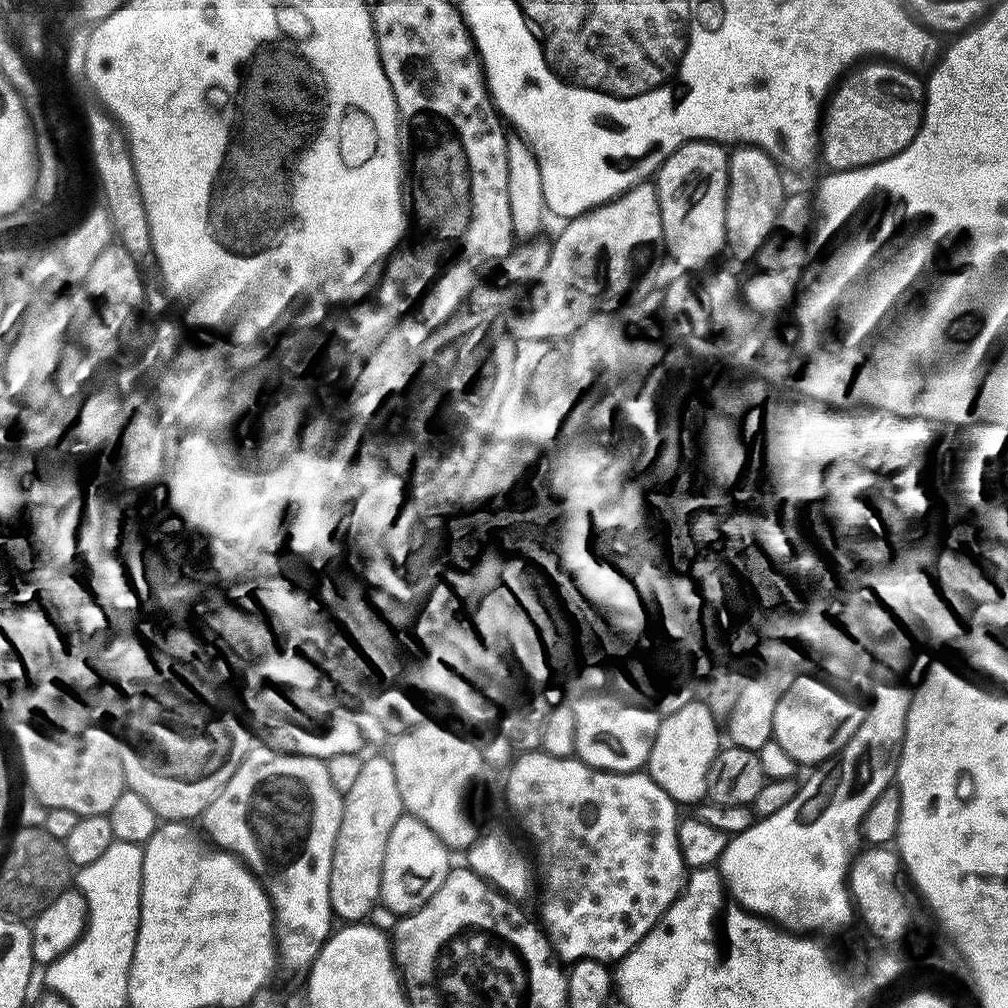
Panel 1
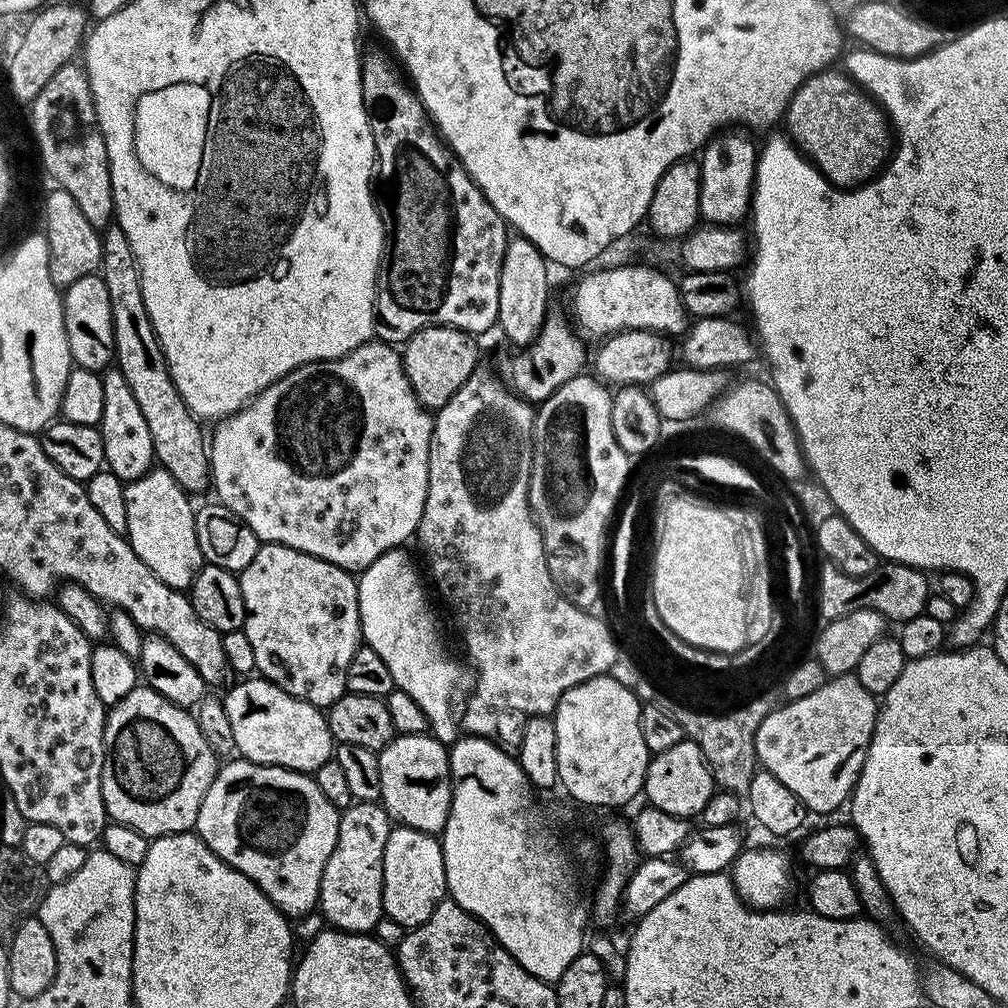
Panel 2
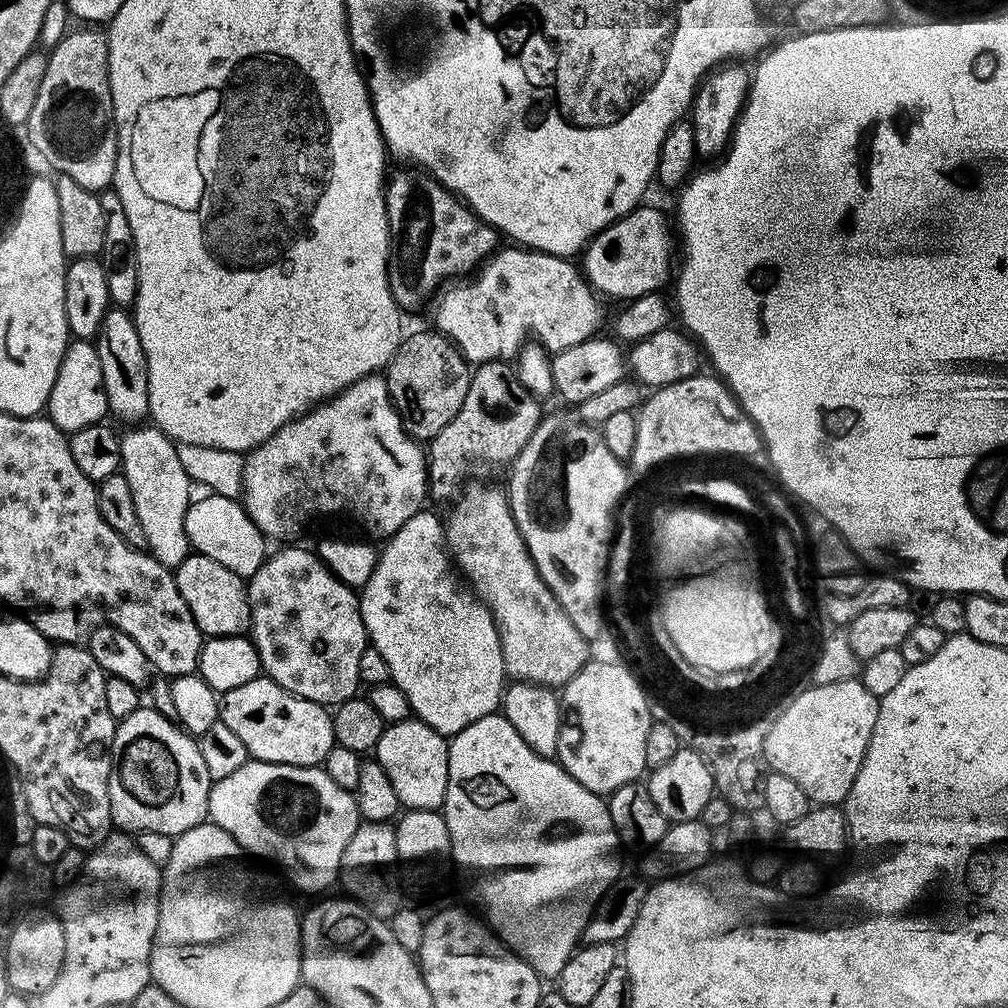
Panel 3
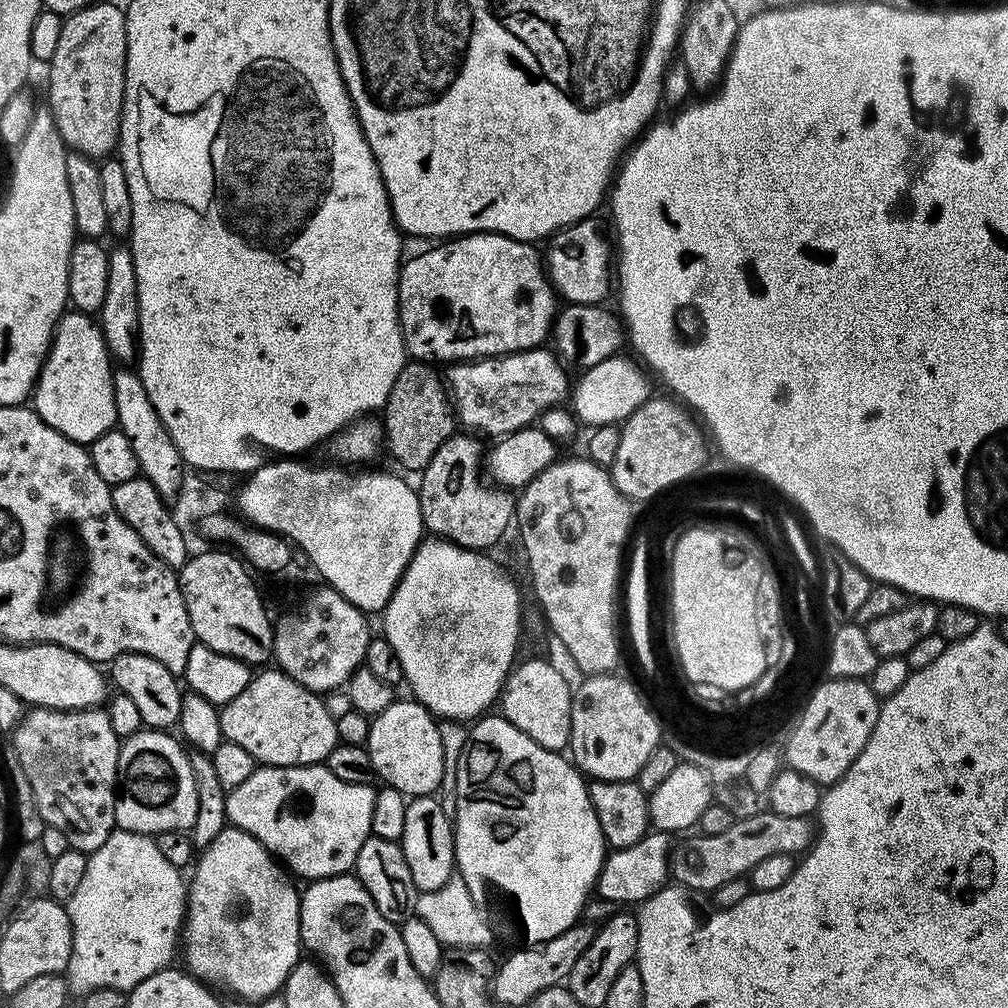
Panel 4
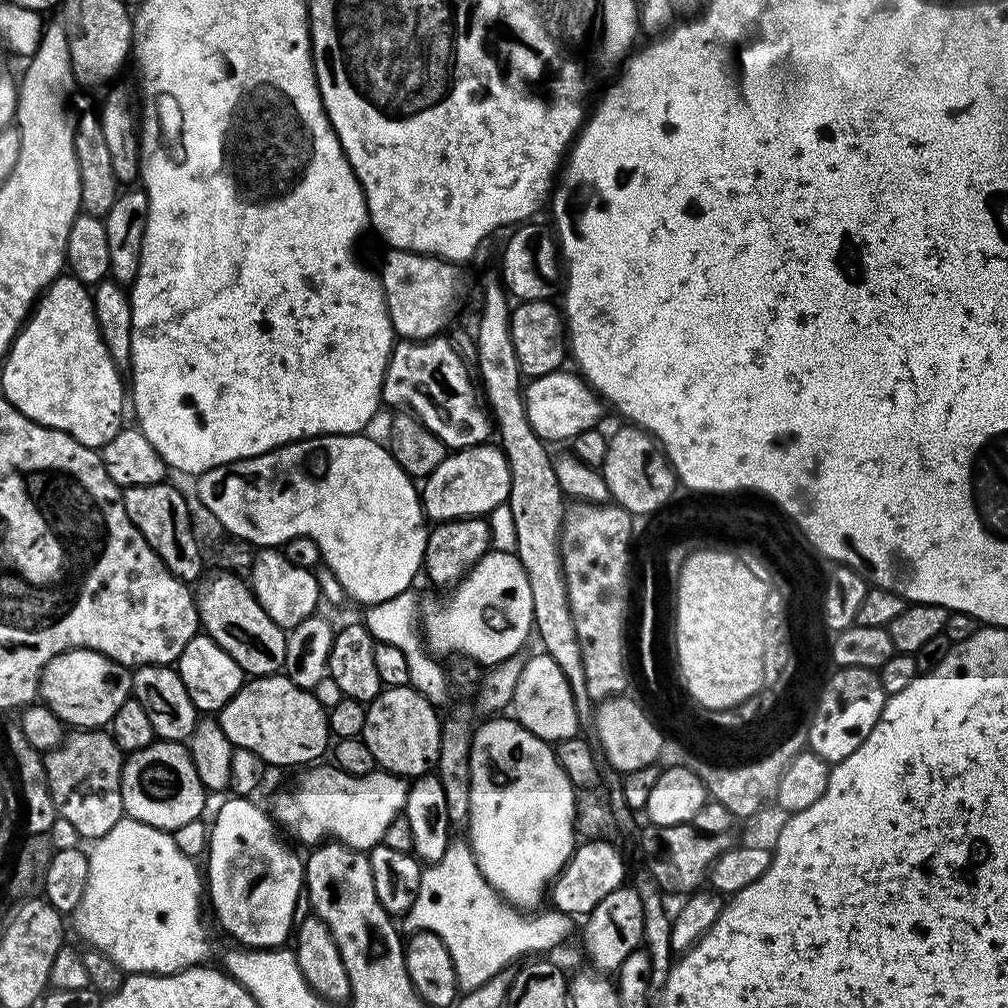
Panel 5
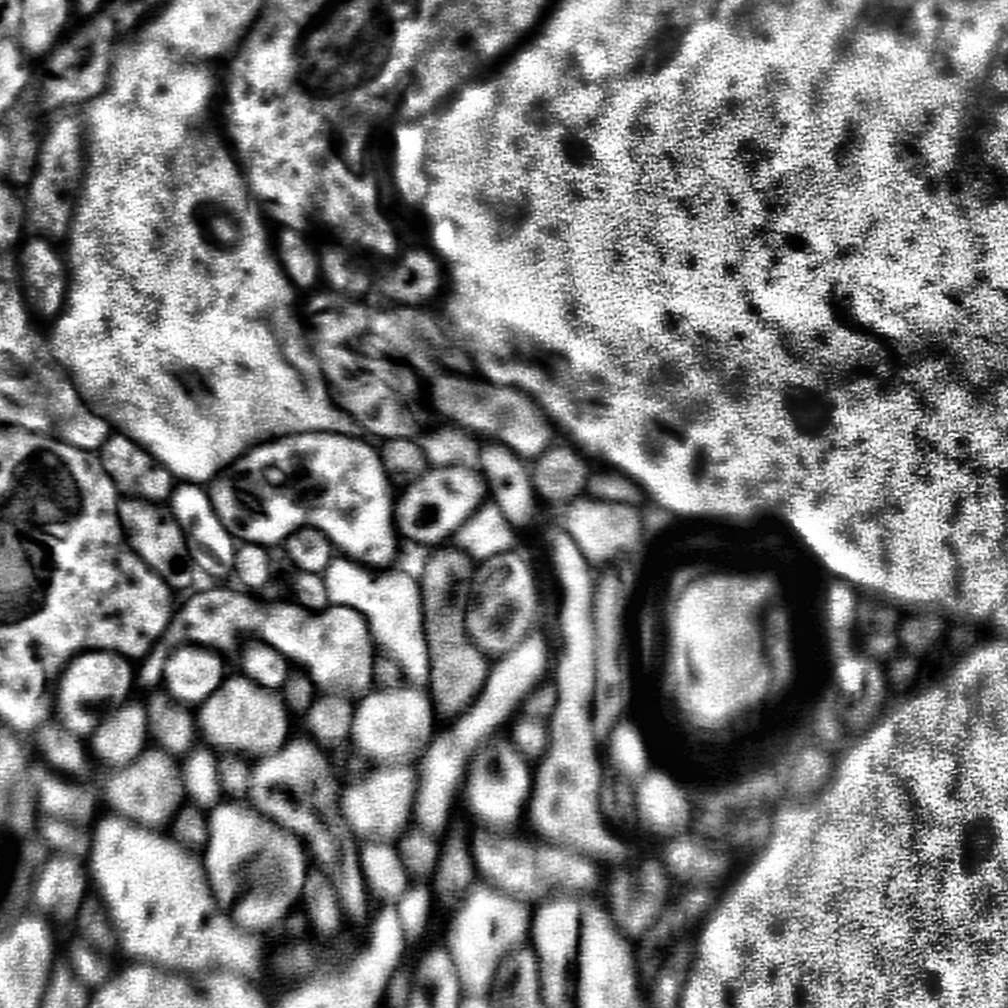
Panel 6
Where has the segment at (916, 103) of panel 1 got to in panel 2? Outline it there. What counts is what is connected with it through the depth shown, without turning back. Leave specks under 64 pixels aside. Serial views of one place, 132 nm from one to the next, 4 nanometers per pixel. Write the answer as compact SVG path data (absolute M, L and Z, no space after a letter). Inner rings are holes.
M832 71L815 72L792 95L786 113L787 135L813 164L824 164L824 168L828 168L832 176L856 176L856 172L868 172L868 168L880 172L894 151L894 129L888 114L851 76L843 71L840 71L841 73Z

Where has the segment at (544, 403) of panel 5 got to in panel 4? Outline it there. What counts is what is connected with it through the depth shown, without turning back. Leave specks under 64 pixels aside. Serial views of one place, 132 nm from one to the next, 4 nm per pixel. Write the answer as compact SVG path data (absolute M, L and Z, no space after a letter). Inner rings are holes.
M617 354L606 358L606 362L598 362L598 366L583 369L577 375L580 376L577 380L575 377L570 388L570 412L581 425L588 424L592 428L607 424L623 425L630 418L630 414L634 414L634 410L653 399L653 381L649 373L631 355L624 355Z

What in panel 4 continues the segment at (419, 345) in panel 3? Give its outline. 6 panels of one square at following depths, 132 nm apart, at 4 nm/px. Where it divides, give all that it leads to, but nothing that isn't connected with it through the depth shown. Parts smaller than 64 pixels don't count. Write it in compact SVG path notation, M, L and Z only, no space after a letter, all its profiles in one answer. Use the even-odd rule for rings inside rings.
M405 363L382 409L382 440L386 452L413 474L423 472L430 458L434 458L438 446L442 446L442 442L446 442L454 432L450 396L441 373L439 376L435 370L431 363Z

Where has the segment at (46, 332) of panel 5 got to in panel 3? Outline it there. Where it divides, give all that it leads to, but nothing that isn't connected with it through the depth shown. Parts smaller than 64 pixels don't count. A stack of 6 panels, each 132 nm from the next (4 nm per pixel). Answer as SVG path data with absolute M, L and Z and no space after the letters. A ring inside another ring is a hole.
M73 339L62 358L58 378L48 399L47 419L53 420L61 432L71 434L91 424L101 423L107 412L108 403L102 386L102 365L98 363L96 345L92 340Z

